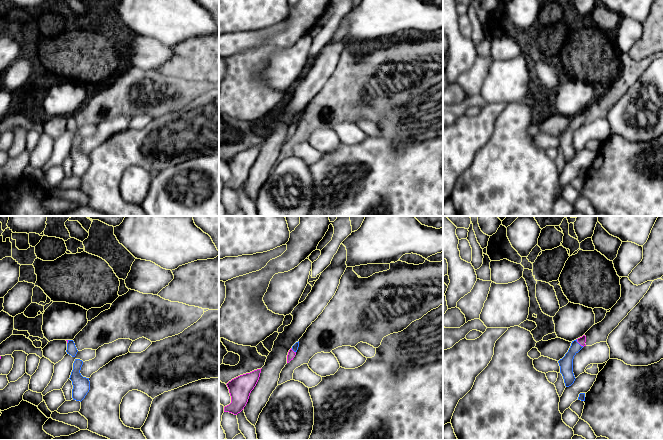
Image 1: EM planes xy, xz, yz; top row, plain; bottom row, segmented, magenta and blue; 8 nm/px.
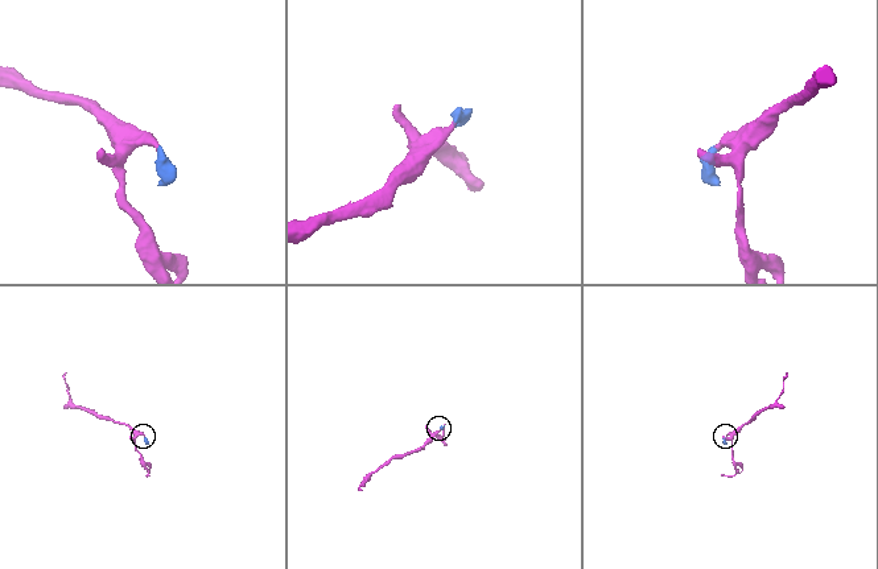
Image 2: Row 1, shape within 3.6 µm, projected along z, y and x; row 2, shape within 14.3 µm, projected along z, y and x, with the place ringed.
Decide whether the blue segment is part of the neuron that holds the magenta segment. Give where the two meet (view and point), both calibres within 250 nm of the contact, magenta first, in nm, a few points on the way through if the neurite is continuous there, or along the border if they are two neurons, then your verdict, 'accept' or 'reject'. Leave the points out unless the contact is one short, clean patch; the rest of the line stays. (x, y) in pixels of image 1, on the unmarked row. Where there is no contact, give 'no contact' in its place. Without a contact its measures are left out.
yz (579, 119) | 60/110 nm | across yz (581, 116), (579, 119), (573, 125), (566, 139) | accept

